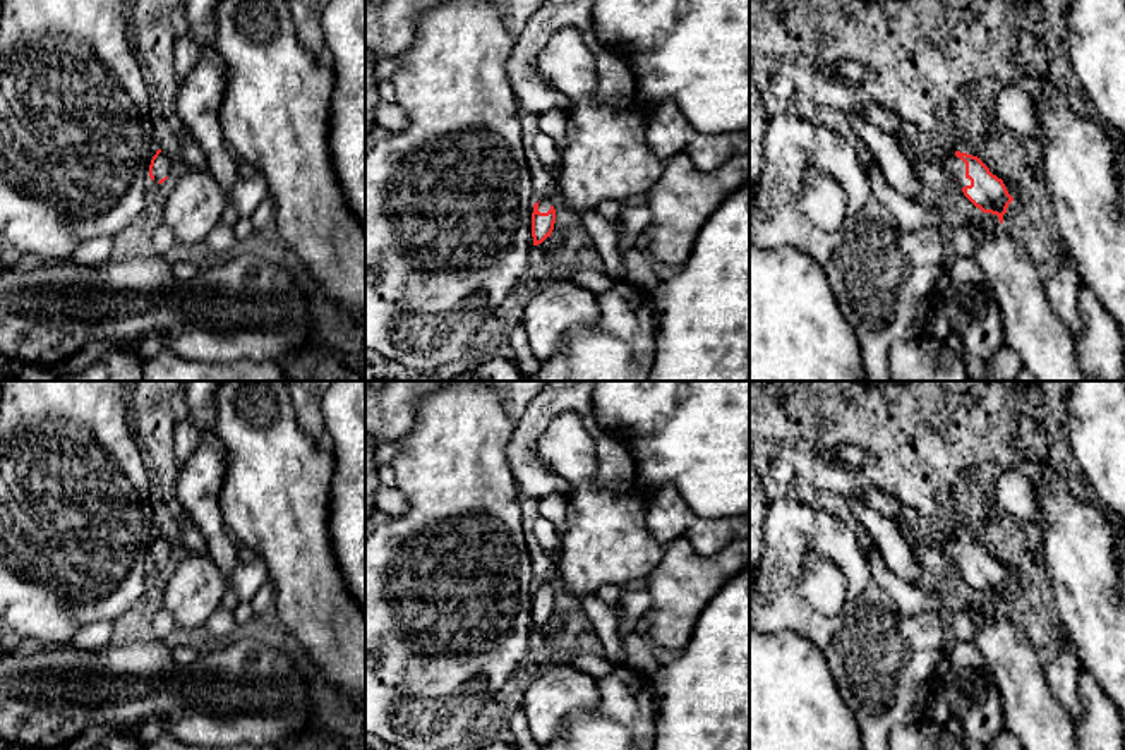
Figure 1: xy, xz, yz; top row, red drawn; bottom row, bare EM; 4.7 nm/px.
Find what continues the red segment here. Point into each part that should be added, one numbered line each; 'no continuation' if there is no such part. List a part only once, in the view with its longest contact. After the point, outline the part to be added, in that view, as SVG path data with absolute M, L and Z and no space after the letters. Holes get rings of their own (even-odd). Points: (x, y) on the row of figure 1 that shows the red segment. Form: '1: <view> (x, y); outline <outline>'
1: yz (947, 160); outline M950 146L943 151L933 151L931 156L933 163L952 173L960 187L971 185L971 180L966 177L966 163L955 156L955 151Z

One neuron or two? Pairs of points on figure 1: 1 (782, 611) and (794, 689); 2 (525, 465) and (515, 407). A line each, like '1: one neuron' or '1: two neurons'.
1: two neurons
2: two neurons

